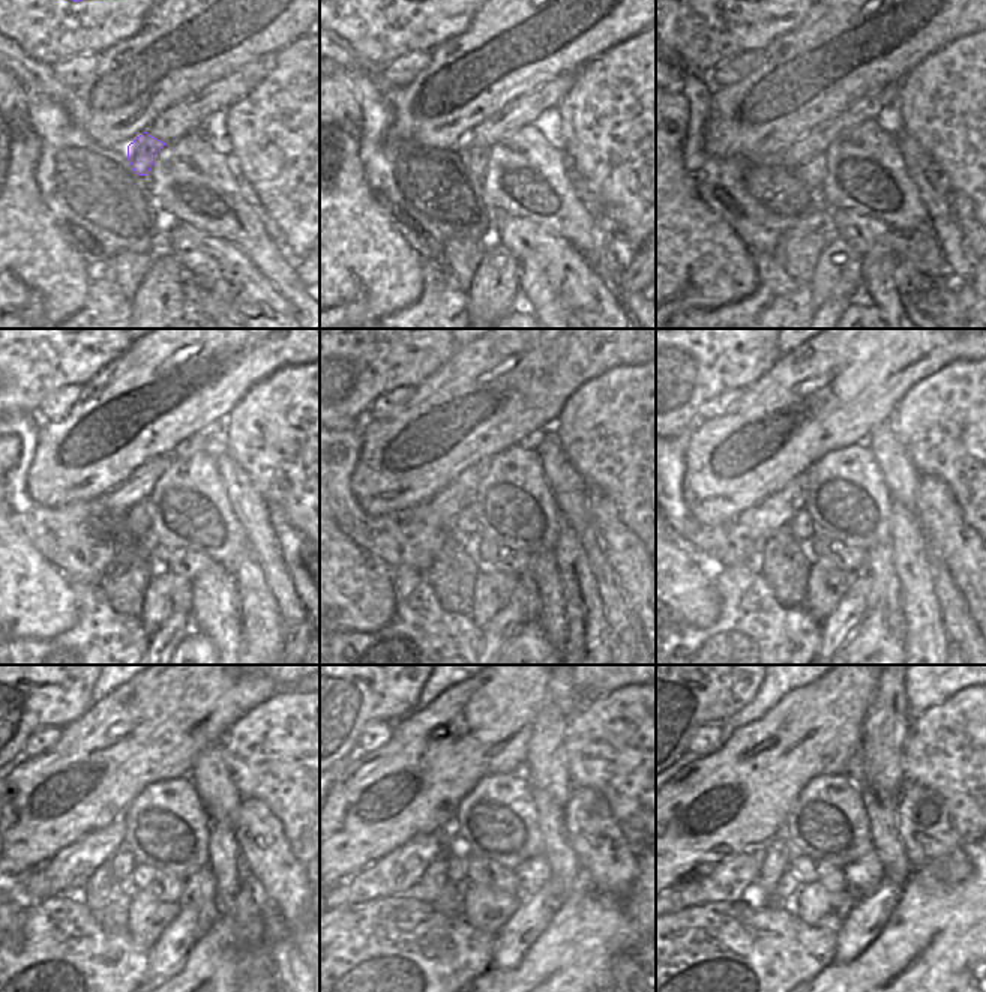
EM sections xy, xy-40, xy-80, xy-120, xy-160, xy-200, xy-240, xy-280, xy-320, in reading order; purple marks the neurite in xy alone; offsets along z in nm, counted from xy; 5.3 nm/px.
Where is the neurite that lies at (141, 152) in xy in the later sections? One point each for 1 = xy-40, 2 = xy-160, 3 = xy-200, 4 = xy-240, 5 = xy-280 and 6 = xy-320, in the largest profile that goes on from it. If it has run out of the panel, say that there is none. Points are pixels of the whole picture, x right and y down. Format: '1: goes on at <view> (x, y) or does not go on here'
1: goes on at xy-40 (474, 159)
2: goes on at xy-160 (465, 521)
3: goes on at xy-200 (800, 526)
4: goes on at xy-240 (122, 862)
5: goes on at xy-280 (458, 859)
6: goes on at xy-320 (787, 889)

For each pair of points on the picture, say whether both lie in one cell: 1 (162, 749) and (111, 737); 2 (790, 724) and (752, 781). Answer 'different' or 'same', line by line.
1: same
2: same

